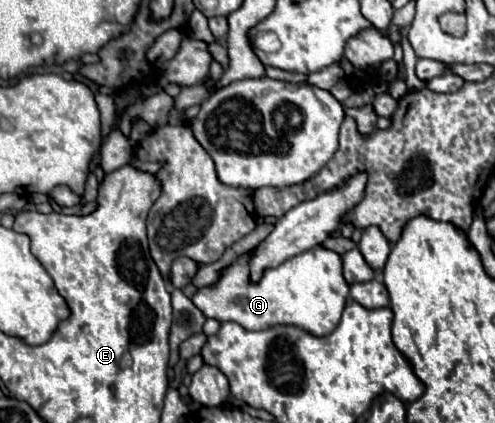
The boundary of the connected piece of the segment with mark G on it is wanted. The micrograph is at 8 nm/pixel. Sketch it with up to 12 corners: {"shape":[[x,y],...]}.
{"shape":[[315,246],[249,282],[247,256],[193,304],[247,330],[327,336],[349,298]]}

